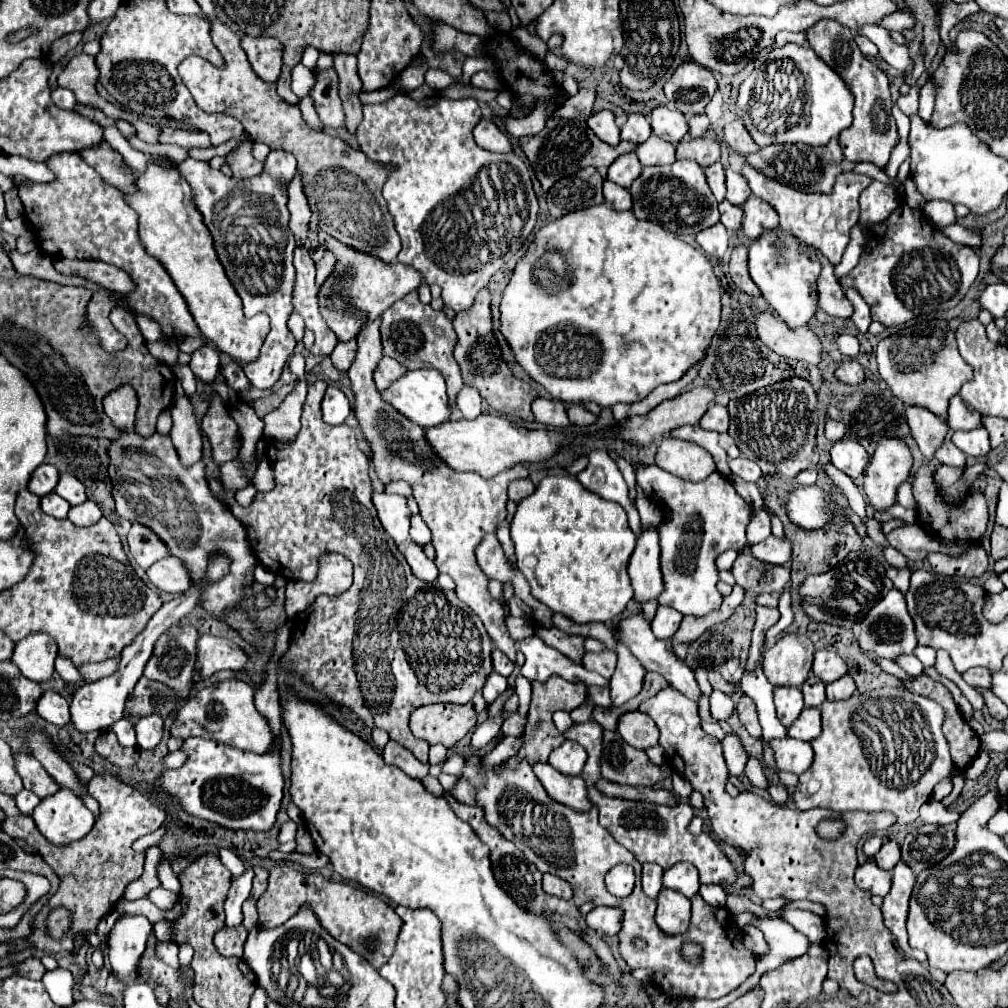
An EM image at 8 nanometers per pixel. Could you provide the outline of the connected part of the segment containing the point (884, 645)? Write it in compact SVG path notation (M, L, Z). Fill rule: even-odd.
M898 589L888 591L888 595L866 613L866 617L862 621L862 633L856 641L858 641L858 647L864 653L874 653L882 659L896 661L898 655L912 655L912 651L918 645L916 631L914 631L914 621L908 615L904 595Z

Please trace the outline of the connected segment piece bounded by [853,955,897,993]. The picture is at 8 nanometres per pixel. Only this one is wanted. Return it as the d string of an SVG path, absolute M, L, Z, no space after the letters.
M867 955L857 957L854 961L853 968L858 981L886 993L895 993L897 991L894 983L877 977L872 960Z

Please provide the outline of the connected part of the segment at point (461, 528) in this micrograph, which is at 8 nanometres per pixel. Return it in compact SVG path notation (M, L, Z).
M432 455L432 467L426 473L416 473L410 477L414 485L414 499L420 507L420 515L424 523L432 531L432 545L436 549L436 567L440 573L448 573L456 583L456 595L480 617L484 623L492 643L504 651L514 663L516 663L516 647L510 639L508 627L504 623L504 609L502 603L498 603L486 589L488 577L480 571L474 549L480 543L480 539L486 533L496 533L496 525L506 519L506 487L512 479L528 477L528 467L516 465L510 467L494 479L484 479L474 473L458 473L450 467L444 467L436 455Z

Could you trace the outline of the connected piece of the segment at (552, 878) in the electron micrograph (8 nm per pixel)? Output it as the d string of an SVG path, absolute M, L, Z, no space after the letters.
M544 875L544 891L550 893L550 895L556 895L556 897L562 897L562 899L572 899L572 887L568 881L556 877L556 875Z

